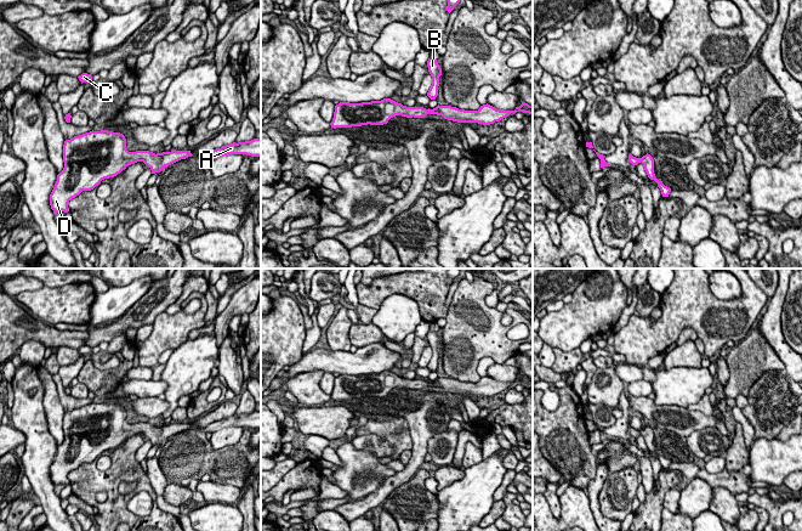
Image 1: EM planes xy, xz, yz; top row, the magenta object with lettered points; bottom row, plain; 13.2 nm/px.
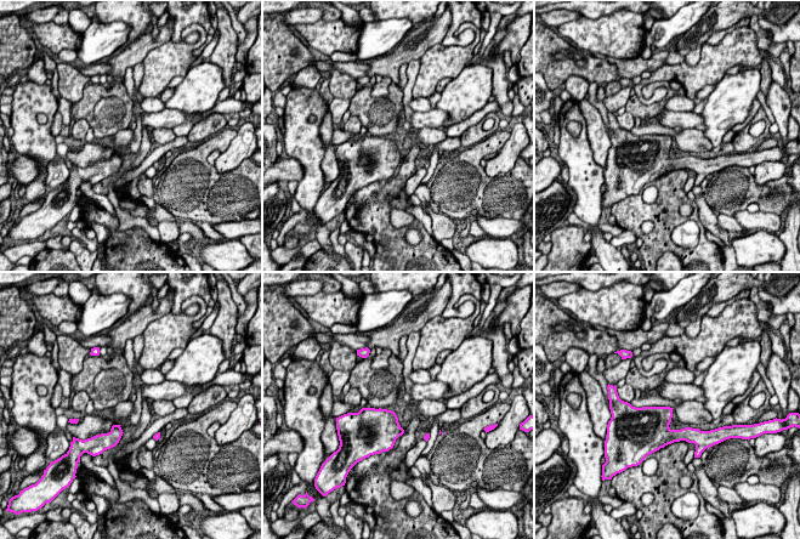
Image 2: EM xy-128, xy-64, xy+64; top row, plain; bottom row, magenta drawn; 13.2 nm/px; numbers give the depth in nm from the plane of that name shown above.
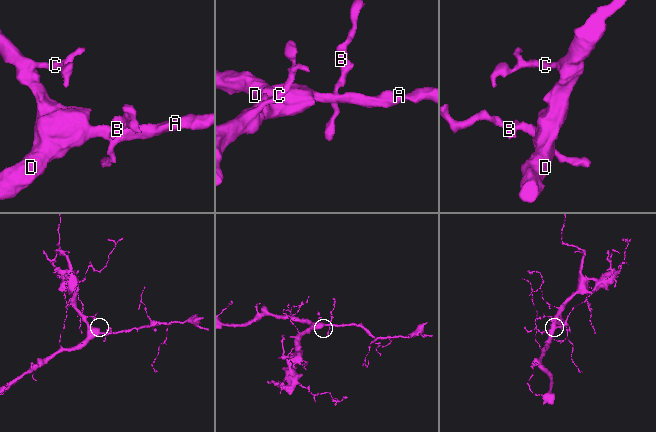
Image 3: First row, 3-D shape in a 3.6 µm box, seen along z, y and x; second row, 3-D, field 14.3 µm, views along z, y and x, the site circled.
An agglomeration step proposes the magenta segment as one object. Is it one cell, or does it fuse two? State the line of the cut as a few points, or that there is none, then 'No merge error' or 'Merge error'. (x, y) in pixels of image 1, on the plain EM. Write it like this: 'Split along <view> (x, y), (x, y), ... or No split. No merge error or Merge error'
No split. No merge error

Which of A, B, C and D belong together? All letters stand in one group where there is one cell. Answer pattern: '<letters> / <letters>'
A B C D

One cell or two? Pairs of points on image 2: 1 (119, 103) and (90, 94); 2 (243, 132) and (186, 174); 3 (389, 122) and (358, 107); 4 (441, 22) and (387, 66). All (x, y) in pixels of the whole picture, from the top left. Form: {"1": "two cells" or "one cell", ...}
{"1": "one cell", "2": "two cells", "3": "one cell", "4": "one cell"}

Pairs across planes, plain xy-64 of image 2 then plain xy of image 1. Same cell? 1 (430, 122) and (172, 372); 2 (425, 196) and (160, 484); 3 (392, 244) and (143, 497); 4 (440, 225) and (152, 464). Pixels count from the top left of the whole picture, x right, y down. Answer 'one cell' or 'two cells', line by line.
1: two cells
2: one cell
3: two cells
4: two cells

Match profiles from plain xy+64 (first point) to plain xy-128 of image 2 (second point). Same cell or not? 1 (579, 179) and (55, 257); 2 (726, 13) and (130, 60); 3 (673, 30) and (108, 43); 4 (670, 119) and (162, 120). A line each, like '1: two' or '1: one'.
1: two
2: one
3: one
4: one

